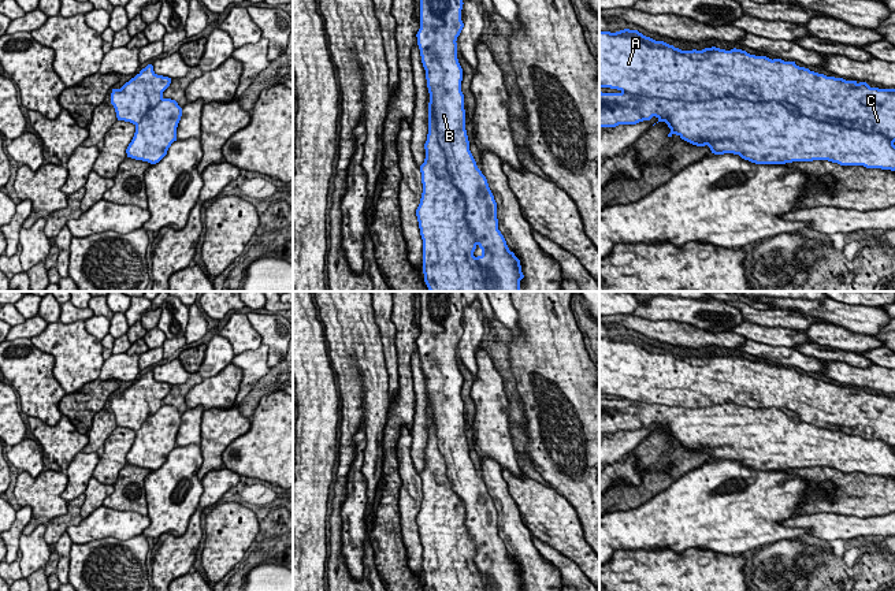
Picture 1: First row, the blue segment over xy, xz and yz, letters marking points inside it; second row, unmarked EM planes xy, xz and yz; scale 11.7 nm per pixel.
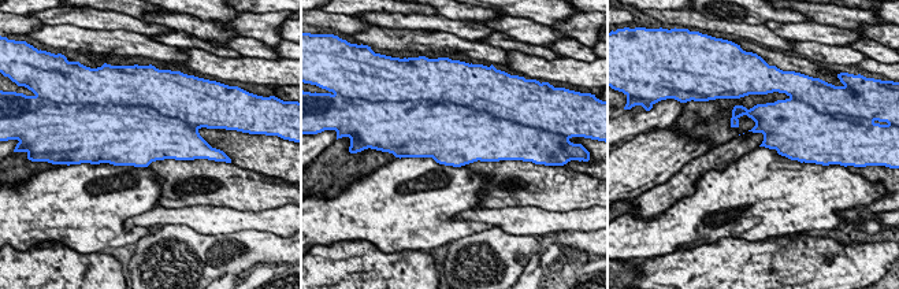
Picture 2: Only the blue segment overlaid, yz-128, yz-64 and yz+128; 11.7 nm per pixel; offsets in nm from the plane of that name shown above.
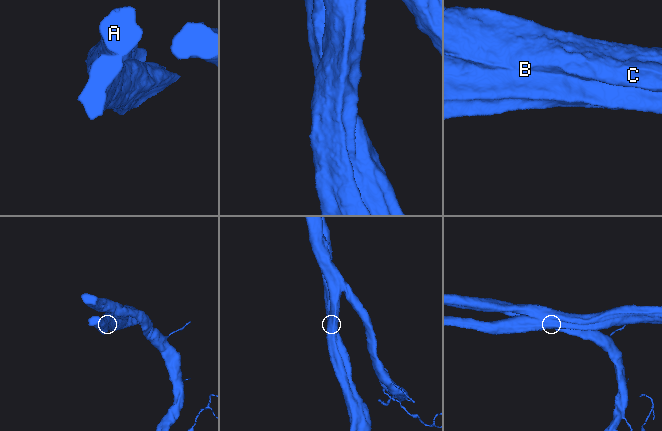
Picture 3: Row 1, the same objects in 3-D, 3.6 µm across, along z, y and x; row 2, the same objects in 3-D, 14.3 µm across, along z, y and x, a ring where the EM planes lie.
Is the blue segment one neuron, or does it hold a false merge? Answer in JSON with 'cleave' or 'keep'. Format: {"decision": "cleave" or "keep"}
{"decision": "cleave"}

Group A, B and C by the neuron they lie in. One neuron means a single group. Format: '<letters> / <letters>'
A C / B

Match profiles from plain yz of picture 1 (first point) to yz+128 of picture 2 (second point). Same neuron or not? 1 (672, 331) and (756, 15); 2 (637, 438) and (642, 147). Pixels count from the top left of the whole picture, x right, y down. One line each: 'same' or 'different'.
1: different
2: different

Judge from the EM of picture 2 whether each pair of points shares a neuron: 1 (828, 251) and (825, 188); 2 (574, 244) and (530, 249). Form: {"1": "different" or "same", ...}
{"1": "different", "2": "same"}

